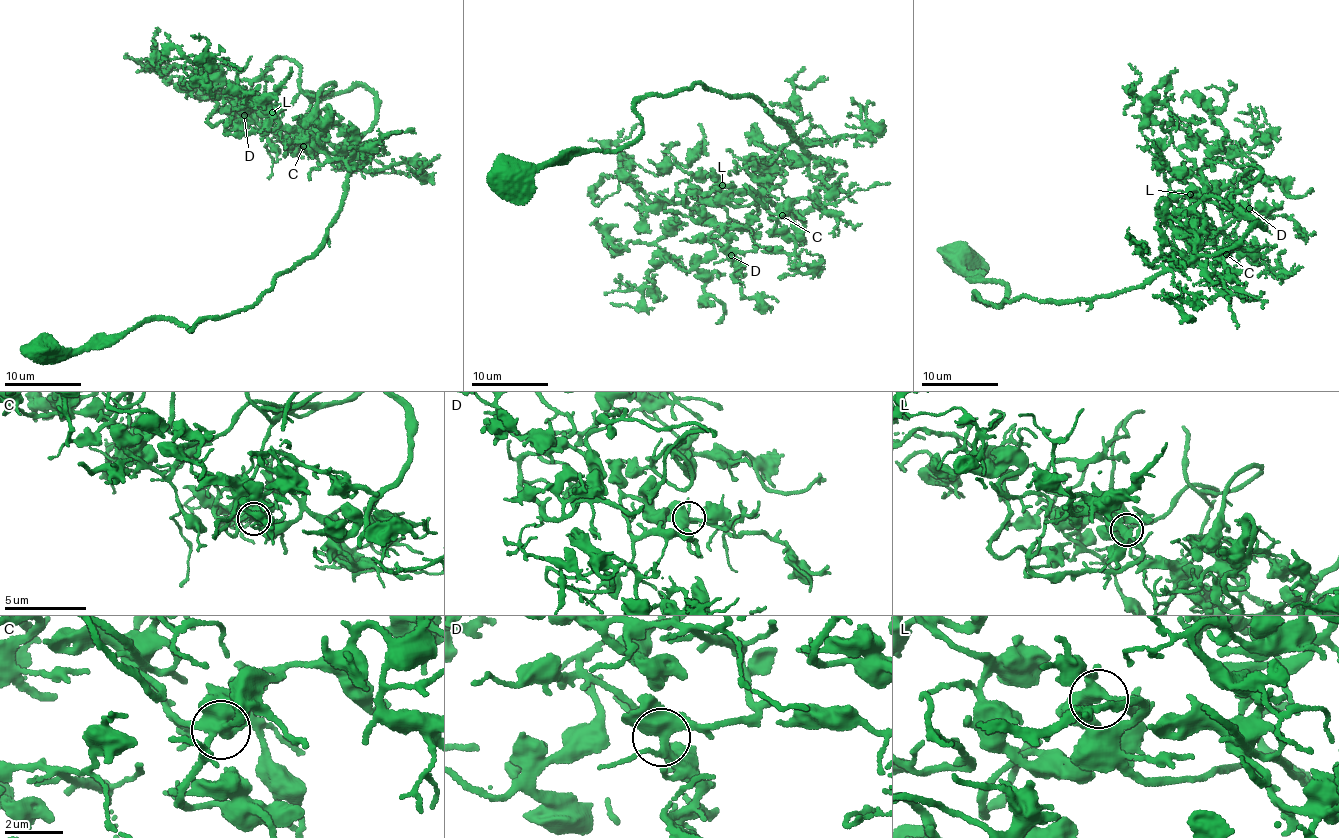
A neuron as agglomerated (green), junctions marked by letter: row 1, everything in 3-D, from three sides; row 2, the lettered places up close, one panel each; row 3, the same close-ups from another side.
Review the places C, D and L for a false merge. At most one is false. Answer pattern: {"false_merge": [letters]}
{"false_merge": []}

